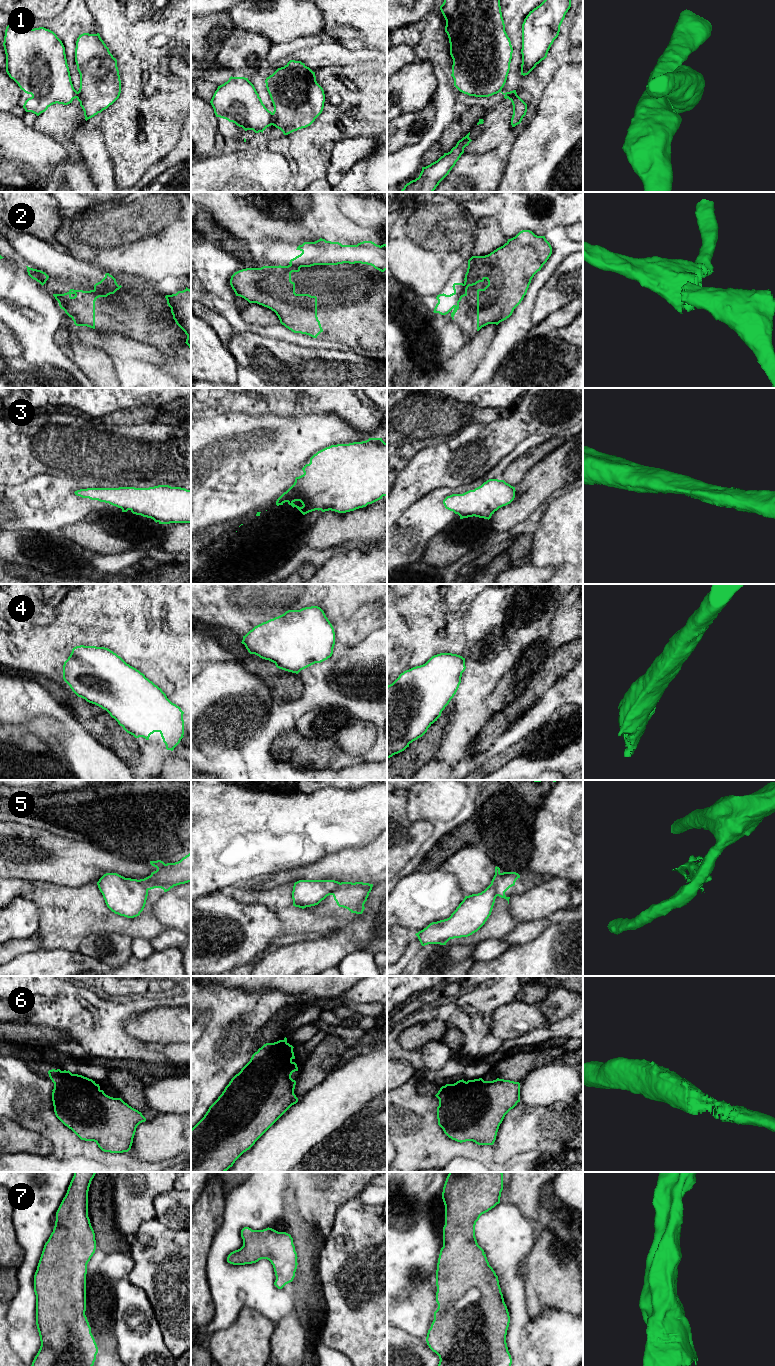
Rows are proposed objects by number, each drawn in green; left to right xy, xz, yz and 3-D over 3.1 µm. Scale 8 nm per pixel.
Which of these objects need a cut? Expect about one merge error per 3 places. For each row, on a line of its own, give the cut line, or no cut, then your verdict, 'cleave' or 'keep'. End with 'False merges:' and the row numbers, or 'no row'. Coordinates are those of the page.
1: xz (273, 113), (273, 122), (271, 124) | cleave
2: yz (464, 284), (458, 302), (454, 306) | cleave
3: no cut | keep
4: no cut | keep
5: xz (340, 883), (327, 895) | cleave
6: no cut | keep
7: no cut | keep
False merges: 1, 2, 5

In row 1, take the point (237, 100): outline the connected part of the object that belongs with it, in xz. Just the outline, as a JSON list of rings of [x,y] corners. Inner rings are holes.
[[[230,77],[227,82],[218,86],[210,101],[216,117],[235,123],[245,131],[262,132],[273,124],[274,114],[263,104],[254,85],[245,77]]]

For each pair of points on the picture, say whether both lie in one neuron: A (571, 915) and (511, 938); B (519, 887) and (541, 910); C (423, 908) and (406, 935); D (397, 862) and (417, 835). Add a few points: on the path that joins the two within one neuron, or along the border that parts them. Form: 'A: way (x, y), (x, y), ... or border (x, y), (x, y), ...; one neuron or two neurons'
A: way (556, 917), (526, 931); one neuron
B: border (523, 891), (510, 897); two neurons
C: border (397, 924), (409, 928), (414, 933); two neurons
D: way (400, 855), (413, 842); one neuron

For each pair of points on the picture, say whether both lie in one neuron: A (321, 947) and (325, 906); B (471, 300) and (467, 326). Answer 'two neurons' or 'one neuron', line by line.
A: two neurons
B: one neuron

